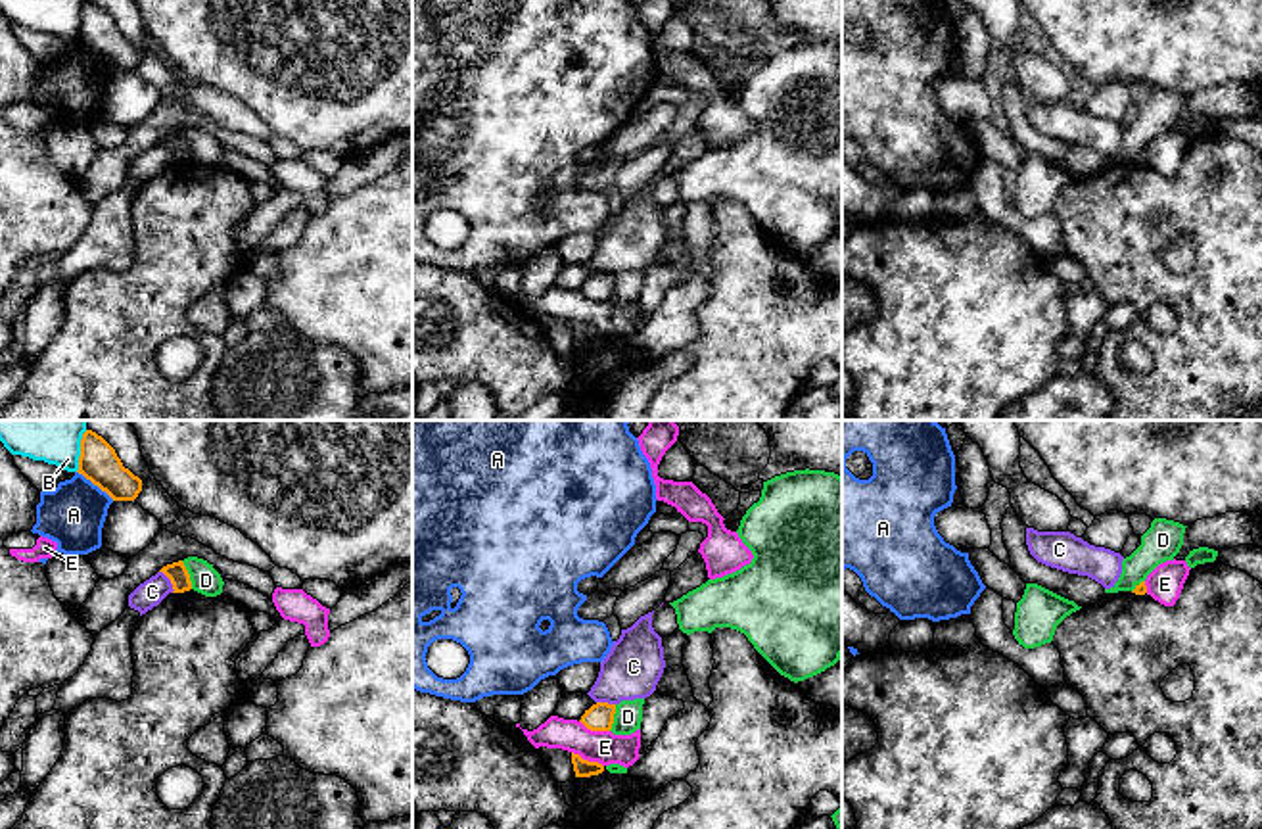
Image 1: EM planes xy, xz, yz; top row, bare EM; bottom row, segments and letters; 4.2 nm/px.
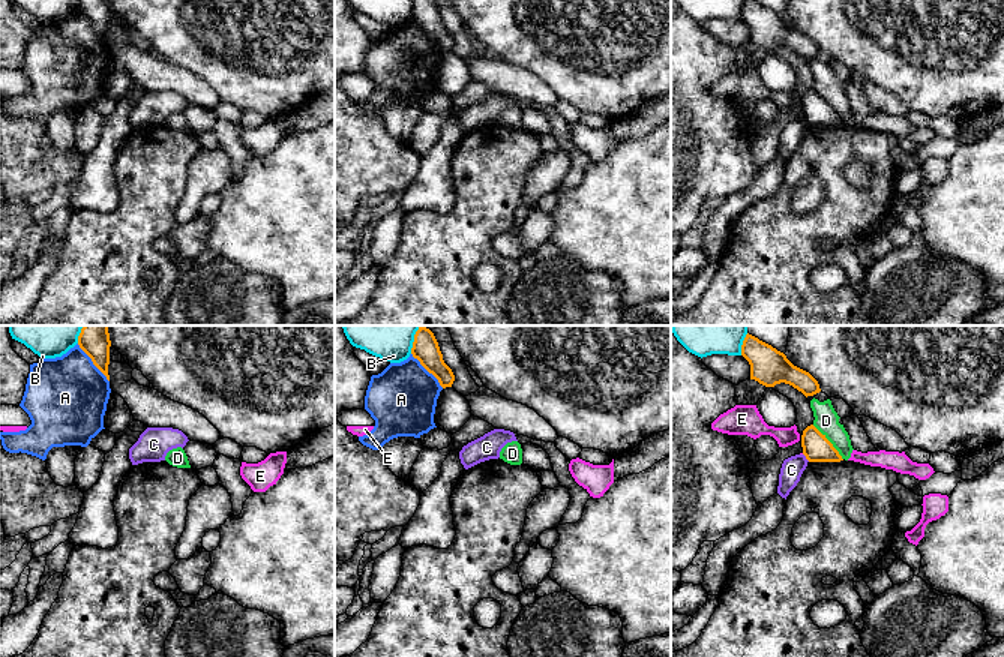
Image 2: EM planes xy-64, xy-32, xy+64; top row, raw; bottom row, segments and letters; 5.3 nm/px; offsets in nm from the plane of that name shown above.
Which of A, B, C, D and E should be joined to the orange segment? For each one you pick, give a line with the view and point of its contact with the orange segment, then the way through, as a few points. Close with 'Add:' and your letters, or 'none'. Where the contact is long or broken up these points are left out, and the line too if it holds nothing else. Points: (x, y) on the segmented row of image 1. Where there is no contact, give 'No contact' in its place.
Add: none

